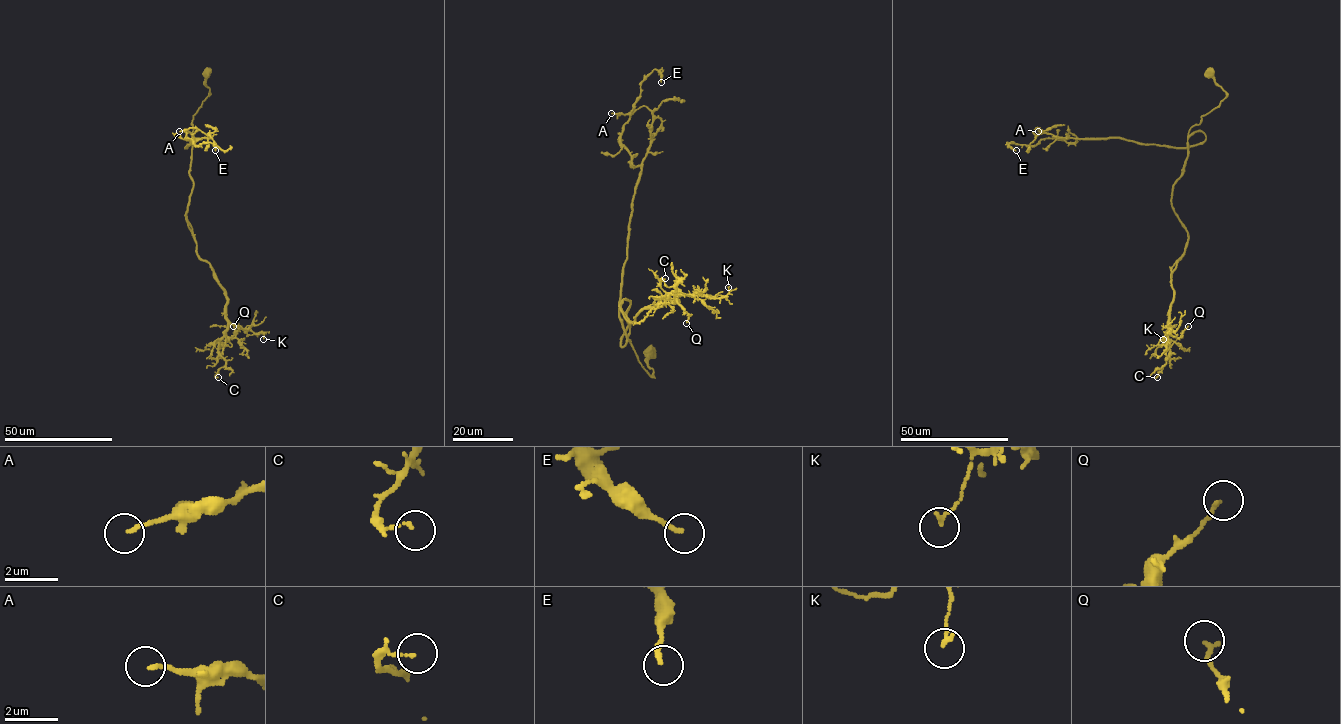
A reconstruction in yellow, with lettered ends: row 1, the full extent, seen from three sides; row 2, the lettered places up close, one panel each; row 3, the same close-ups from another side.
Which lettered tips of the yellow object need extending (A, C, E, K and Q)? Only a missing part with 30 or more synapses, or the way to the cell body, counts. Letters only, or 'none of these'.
none of these

